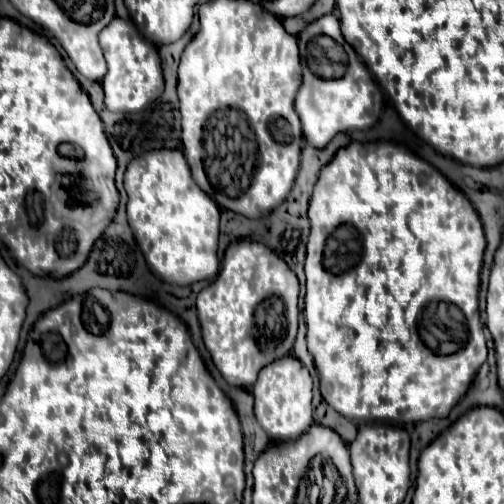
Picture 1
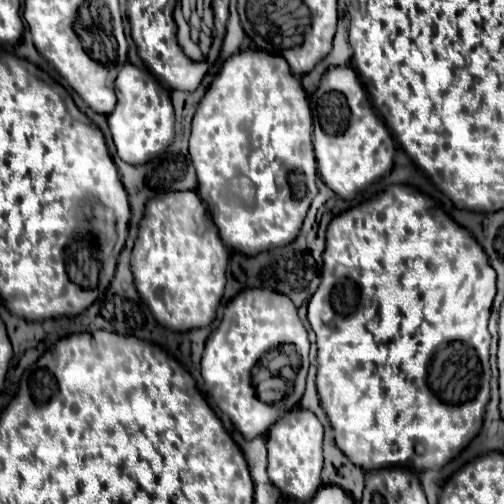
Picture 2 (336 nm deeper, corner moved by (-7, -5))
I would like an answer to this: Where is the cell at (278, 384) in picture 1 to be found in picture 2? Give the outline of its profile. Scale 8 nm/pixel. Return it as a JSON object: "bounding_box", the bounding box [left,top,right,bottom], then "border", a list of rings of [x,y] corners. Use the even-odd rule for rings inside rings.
{"bounding_box":[266,408,324,502],"border":[[[294,408],[292,412],[284,412],[276,424],[268,430],[266,446],[268,446],[268,476],[274,486],[284,496],[306,502],[314,496],[316,488],[322,484],[322,442],[324,442],[324,426],[316,418],[314,412],[306,408]]]}

